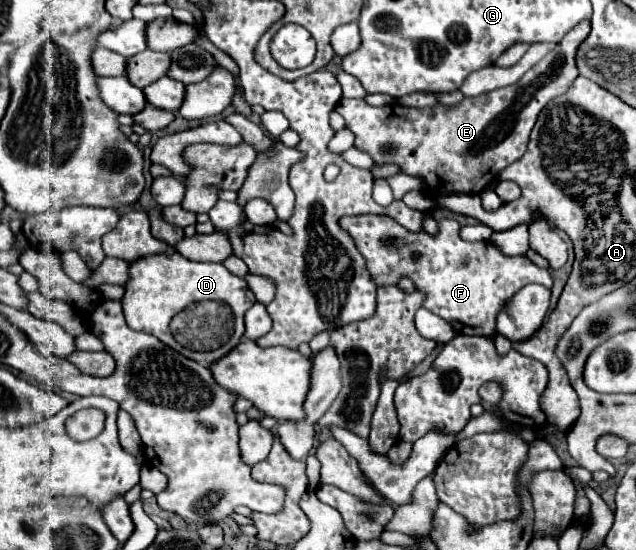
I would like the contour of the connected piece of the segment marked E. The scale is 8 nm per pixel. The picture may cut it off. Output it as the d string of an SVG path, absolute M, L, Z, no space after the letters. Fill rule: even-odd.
M582 21L518 83L478 97L464 97L458 105L414 109L390 103L372 107L364 99L342 99L336 111L356 135L354 145L360 151L366 151L376 163L396 163L402 167L402 173L422 177L428 185L428 195L480 193L496 181L506 165L518 161L526 153L528 137L538 113L548 101L564 95L578 77L574 55L588 33L590 23ZM388 145L394 149L390 151Z

